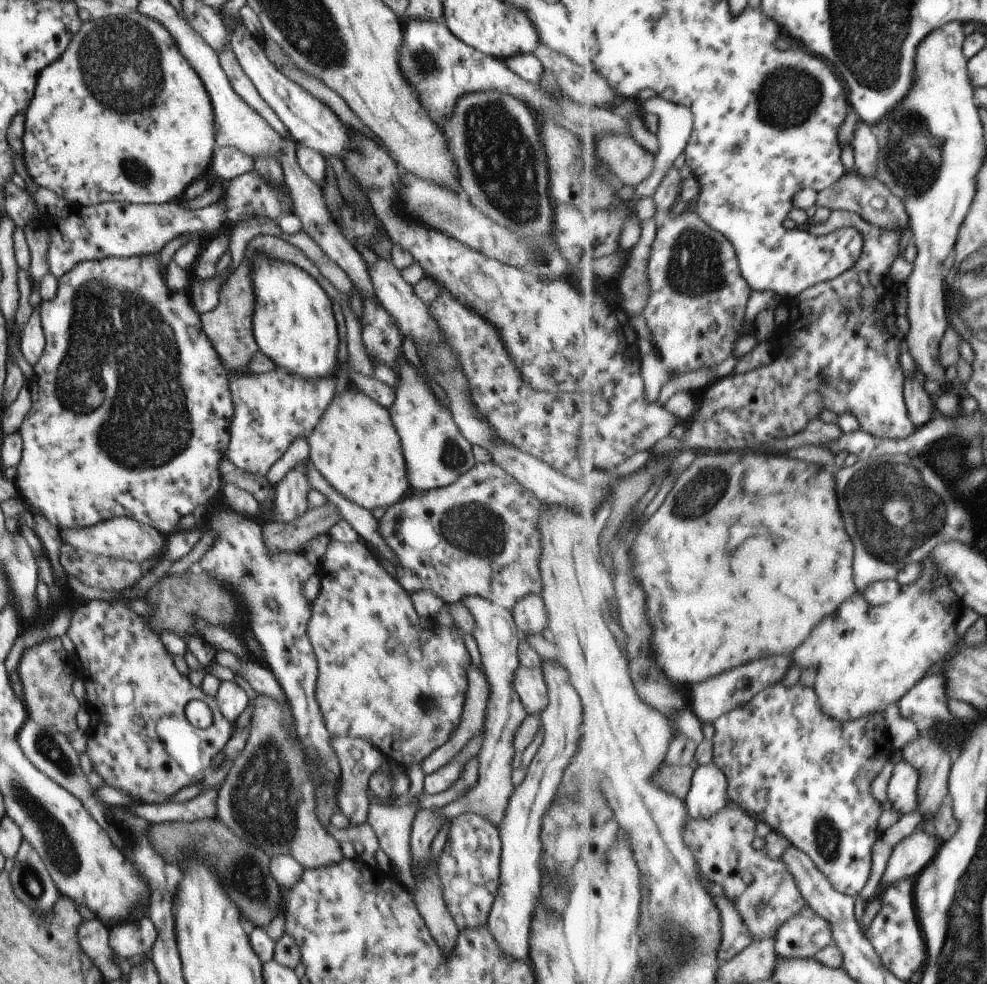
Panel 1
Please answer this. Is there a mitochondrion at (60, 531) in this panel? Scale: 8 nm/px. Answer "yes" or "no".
no

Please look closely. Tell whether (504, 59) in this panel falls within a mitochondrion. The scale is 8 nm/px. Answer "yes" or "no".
no

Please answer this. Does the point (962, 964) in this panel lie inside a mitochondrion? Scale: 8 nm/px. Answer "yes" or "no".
yes

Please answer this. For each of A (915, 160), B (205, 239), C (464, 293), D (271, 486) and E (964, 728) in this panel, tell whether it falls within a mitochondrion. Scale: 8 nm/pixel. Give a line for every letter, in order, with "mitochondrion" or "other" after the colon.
A: mitochondrion
B: other
C: other
D: other
E: other

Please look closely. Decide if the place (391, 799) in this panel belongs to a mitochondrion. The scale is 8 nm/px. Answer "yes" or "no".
no

